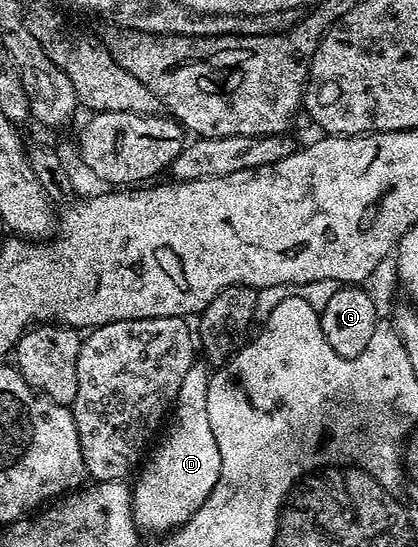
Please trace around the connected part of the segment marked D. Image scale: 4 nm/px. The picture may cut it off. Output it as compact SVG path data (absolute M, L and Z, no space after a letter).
M195 360L182 379L178 397L173 403L167 431L158 447L145 460L138 481L133 484L133 519L139 528L152 531L175 530L190 519L208 500L221 473L221 454L210 426L206 399L212 378L211 366Z

